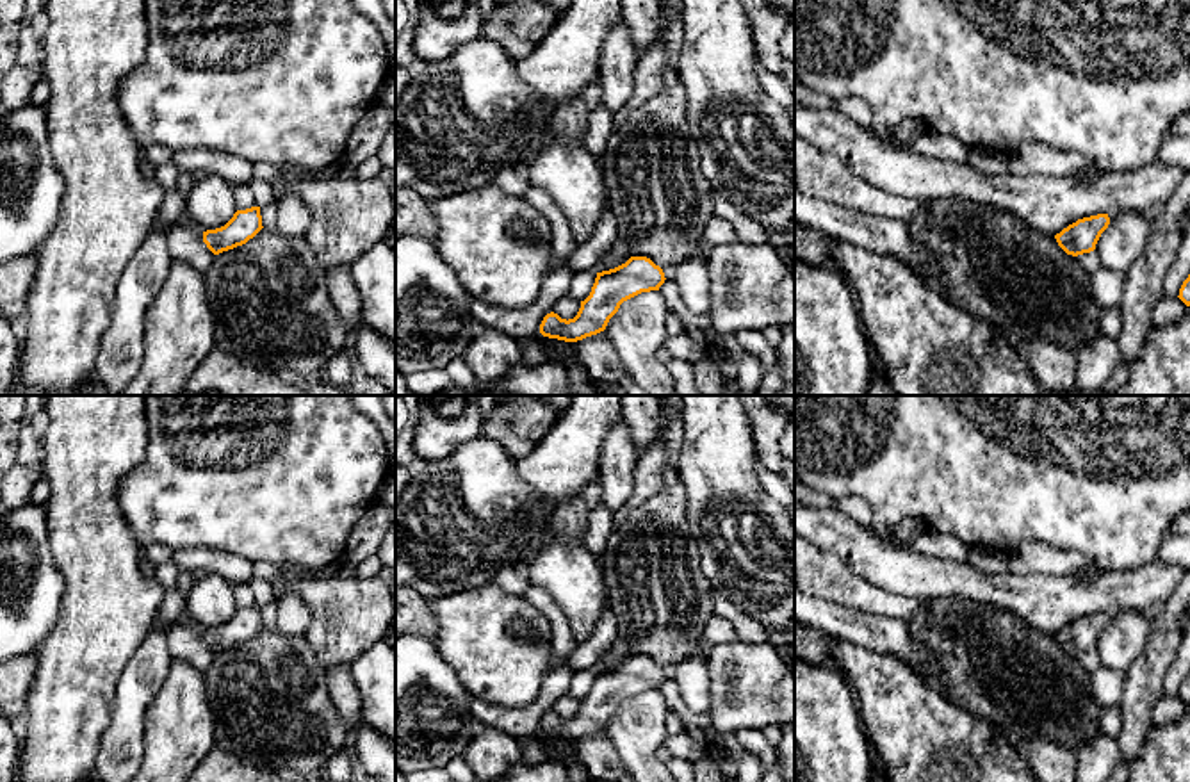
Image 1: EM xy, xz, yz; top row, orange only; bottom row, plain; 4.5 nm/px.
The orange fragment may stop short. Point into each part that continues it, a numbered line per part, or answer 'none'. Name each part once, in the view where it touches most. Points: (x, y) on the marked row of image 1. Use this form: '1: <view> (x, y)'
none

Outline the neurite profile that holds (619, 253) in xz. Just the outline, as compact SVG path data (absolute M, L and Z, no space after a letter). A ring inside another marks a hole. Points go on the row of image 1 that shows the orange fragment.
M616 237L613 248L599 262L597 273L615 269L625 264L629 258L631 258L631 253L629 253L625 240Z

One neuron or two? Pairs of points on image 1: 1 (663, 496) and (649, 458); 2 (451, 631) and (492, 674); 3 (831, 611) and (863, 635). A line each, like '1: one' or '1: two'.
1: one
2: one
3: one

